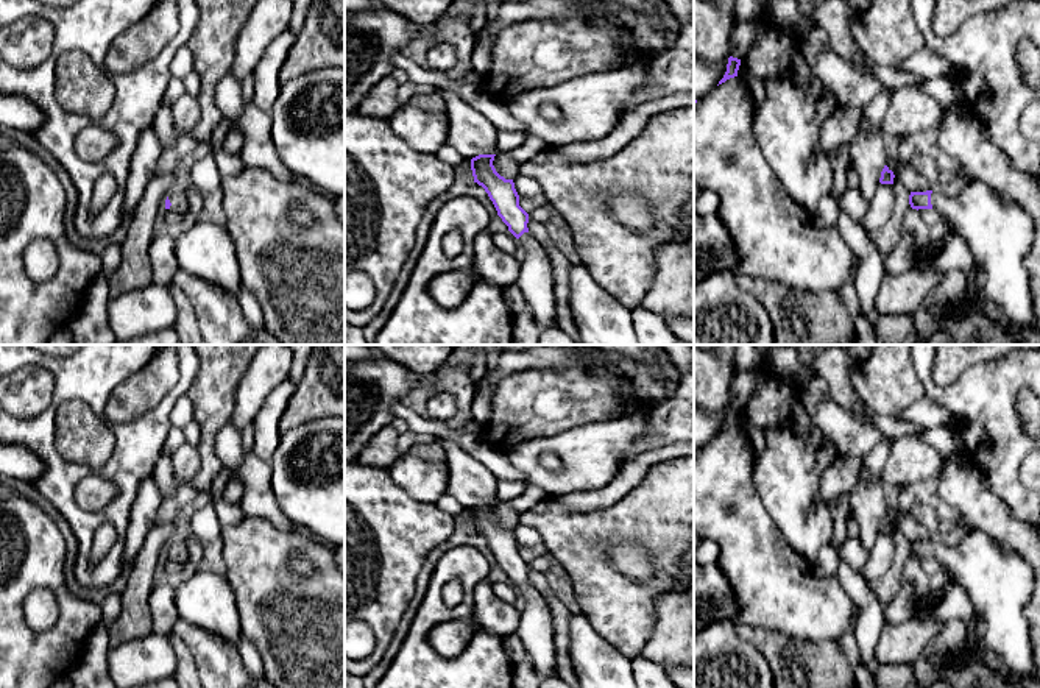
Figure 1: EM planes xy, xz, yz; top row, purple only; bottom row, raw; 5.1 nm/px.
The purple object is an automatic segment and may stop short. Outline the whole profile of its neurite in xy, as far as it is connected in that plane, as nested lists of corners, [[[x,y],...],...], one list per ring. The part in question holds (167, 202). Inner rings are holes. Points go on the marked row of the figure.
[[[181,187],[172,189],[172,192],[168,193],[165,200],[165,209],[170,209],[173,212],[187,214],[189,200],[187,200],[186,189],[181,189]]]

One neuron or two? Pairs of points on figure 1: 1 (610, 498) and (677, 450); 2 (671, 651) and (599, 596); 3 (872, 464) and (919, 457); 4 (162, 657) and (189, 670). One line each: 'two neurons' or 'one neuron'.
1: one neuron
2: two neurons
3: two neurons
4: two neurons

